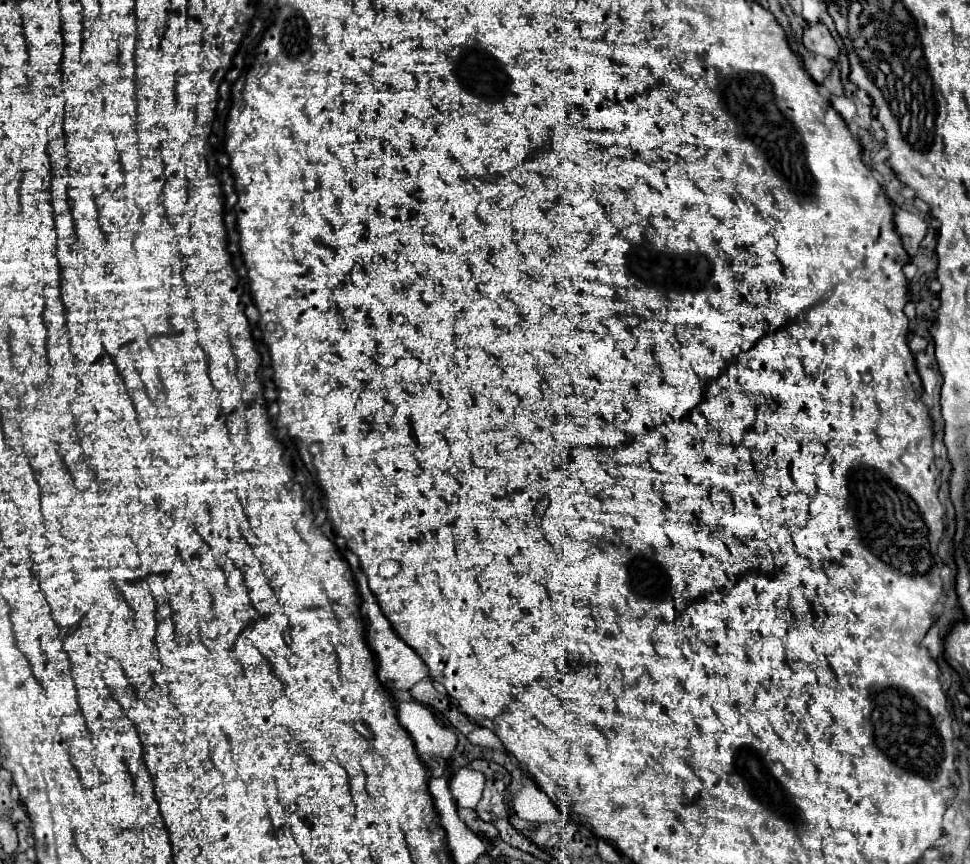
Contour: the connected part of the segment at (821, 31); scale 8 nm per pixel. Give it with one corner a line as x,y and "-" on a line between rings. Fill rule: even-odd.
817,23
817,25
807,27
807,29
803,31
803,45
805,45
811,53
823,55
823,57
827,57
827,59
831,59
831,61
835,61
837,55
839,55
839,45
835,43
831,31
829,31
823,23

